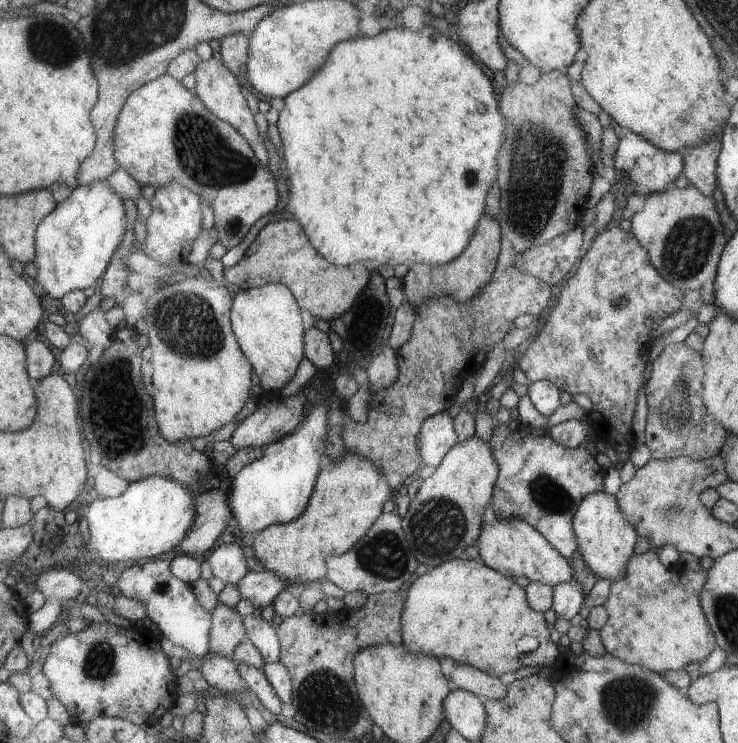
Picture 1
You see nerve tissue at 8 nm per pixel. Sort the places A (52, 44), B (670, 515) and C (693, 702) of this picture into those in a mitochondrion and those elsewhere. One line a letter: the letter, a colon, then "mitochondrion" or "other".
A: mitochondrion
B: mitochondrion
C: other

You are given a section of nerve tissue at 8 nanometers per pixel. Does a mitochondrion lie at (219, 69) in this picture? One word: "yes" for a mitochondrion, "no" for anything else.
no

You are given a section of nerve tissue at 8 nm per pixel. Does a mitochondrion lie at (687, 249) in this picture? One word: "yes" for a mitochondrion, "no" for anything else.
yes

